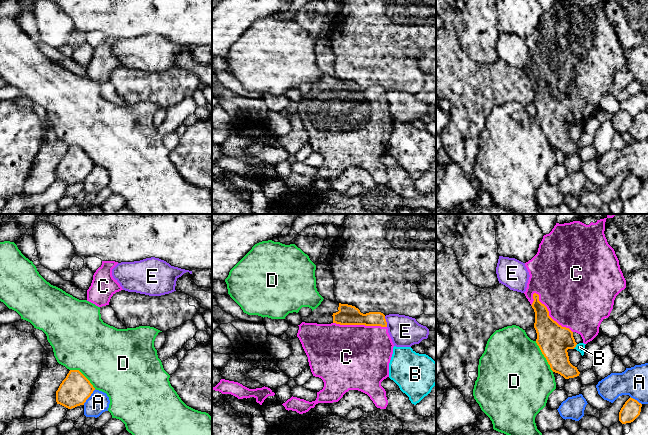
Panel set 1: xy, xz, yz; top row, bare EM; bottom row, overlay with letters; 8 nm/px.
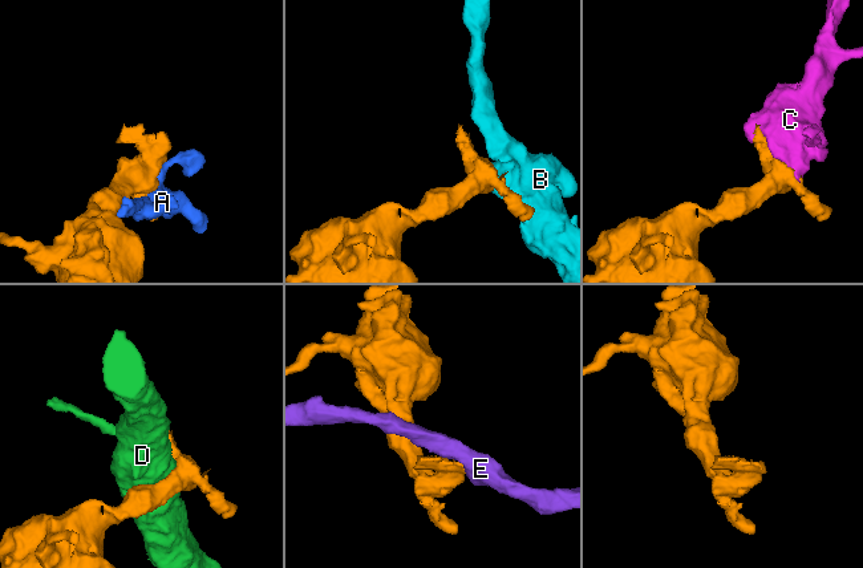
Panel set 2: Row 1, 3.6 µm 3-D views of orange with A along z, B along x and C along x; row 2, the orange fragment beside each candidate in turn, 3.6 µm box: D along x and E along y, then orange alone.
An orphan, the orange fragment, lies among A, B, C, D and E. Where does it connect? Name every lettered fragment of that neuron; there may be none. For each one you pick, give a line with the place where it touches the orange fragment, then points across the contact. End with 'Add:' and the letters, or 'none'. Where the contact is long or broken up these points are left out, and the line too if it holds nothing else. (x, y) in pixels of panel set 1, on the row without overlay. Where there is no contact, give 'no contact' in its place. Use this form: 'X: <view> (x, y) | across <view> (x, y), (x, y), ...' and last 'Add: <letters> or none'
C: yz (548, 91)
Add: C

